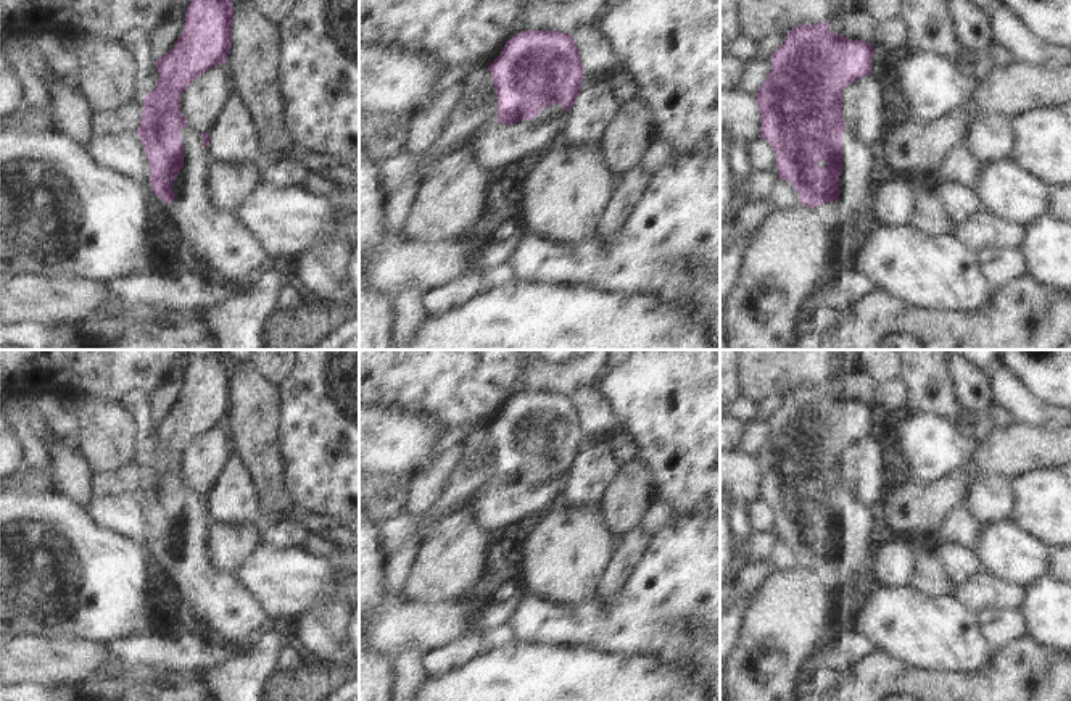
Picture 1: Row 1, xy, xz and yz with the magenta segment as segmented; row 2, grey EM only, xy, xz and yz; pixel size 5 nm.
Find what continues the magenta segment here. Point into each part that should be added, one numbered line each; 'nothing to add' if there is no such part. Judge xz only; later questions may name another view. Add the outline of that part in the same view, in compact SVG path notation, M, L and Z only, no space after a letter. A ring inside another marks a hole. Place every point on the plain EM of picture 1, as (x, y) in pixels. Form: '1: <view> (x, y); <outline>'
1: xz (554, 471); M551 464L546 469L543 469L533 482L548 485L562 475L565 475L565 471L559 464Z

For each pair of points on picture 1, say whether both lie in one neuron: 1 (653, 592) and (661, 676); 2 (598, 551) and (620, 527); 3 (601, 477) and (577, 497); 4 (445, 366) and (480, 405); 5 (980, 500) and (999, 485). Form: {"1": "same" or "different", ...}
{"1": "different", "2": "different", "3": "same", "4": "same", "5": "same"}

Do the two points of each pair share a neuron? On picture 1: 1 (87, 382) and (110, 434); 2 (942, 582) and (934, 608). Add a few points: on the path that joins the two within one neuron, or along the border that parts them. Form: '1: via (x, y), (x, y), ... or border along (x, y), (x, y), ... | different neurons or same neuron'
1: border along (87, 394), (119, 400) | different neurons
2: border along (912, 580), (933, 593), (954, 593) | different neurons

